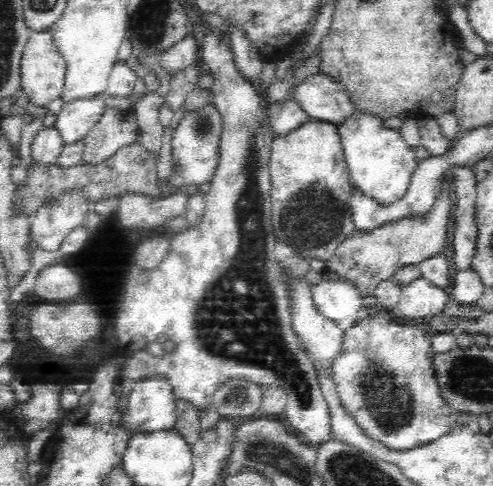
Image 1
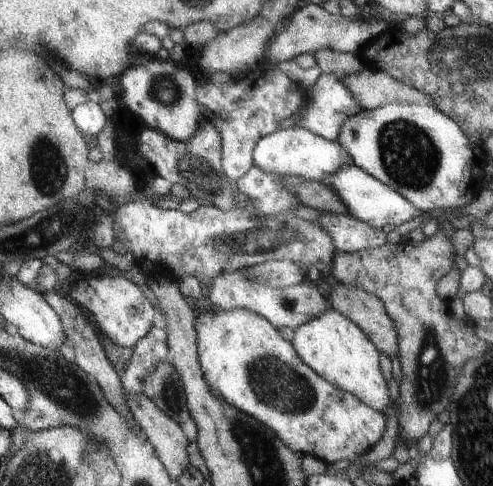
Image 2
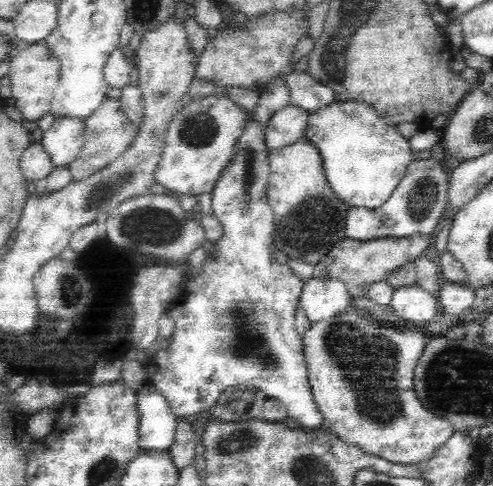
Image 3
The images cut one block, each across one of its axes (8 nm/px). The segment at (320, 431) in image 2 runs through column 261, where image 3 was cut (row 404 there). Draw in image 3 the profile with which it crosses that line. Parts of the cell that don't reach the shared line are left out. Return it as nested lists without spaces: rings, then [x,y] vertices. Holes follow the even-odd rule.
[[[354,310],[342,312],[328,320],[310,322],[302,332],[302,354],[308,370],[308,384],[322,414],[322,428],[328,428],[340,442],[360,448],[366,456],[382,458],[384,462],[400,466],[418,466],[434,458],[442,446],[456,434],[450,420],[430,414],[424,404],[418,402],[414,392],[414,368],[428,344],[418,330],[398,332],[386,328],[370,318],[354,314]]]

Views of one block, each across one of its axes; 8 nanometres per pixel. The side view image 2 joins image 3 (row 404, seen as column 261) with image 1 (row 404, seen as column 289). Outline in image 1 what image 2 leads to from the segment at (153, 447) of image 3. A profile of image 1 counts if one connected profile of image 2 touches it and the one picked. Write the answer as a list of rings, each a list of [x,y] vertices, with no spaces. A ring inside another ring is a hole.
[[[150,376],[142,382],[134,382],[128,408],[124,412],[124,426],[134,434],[158,434],[174,430],[176,398],[170,384],[162,376]]]

